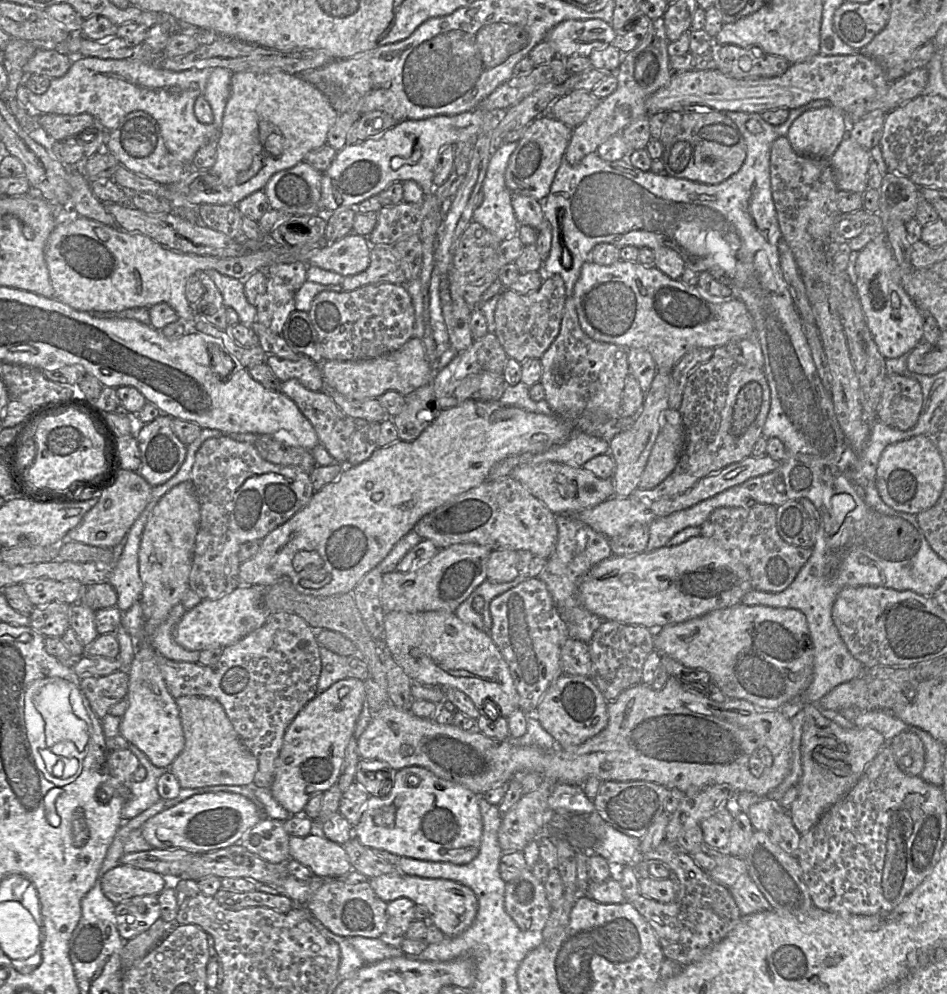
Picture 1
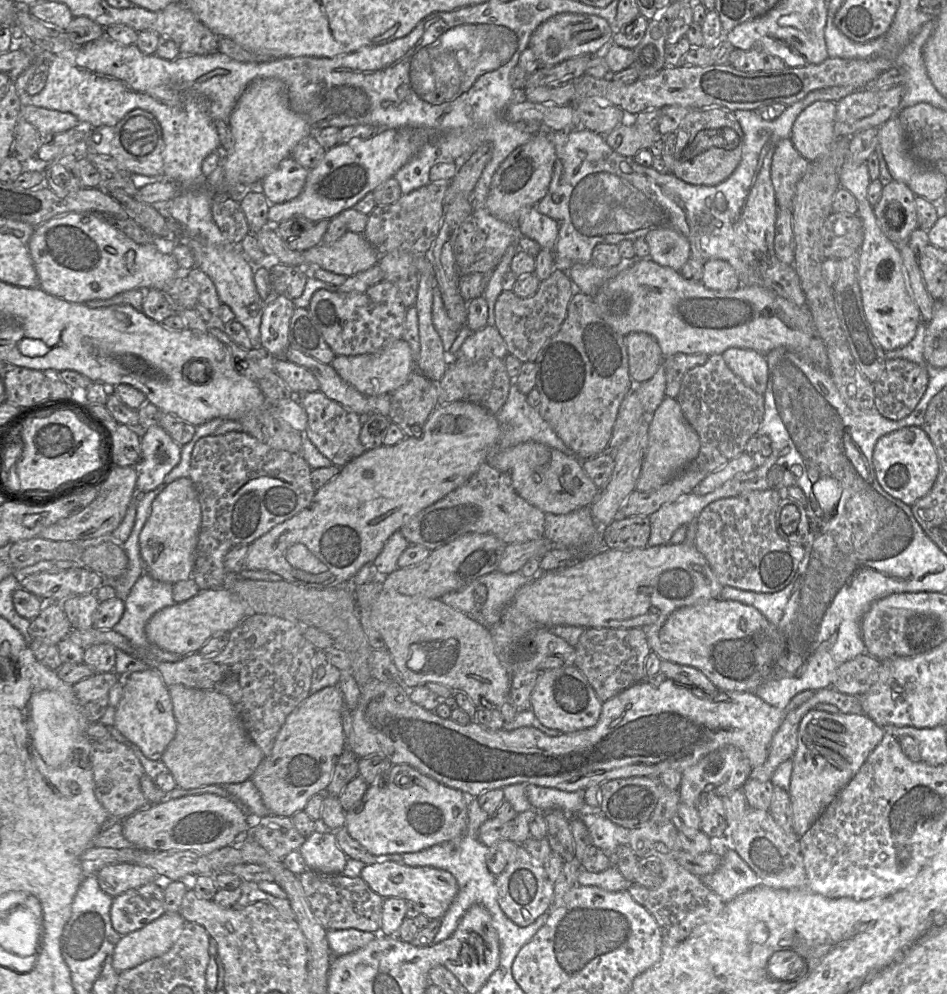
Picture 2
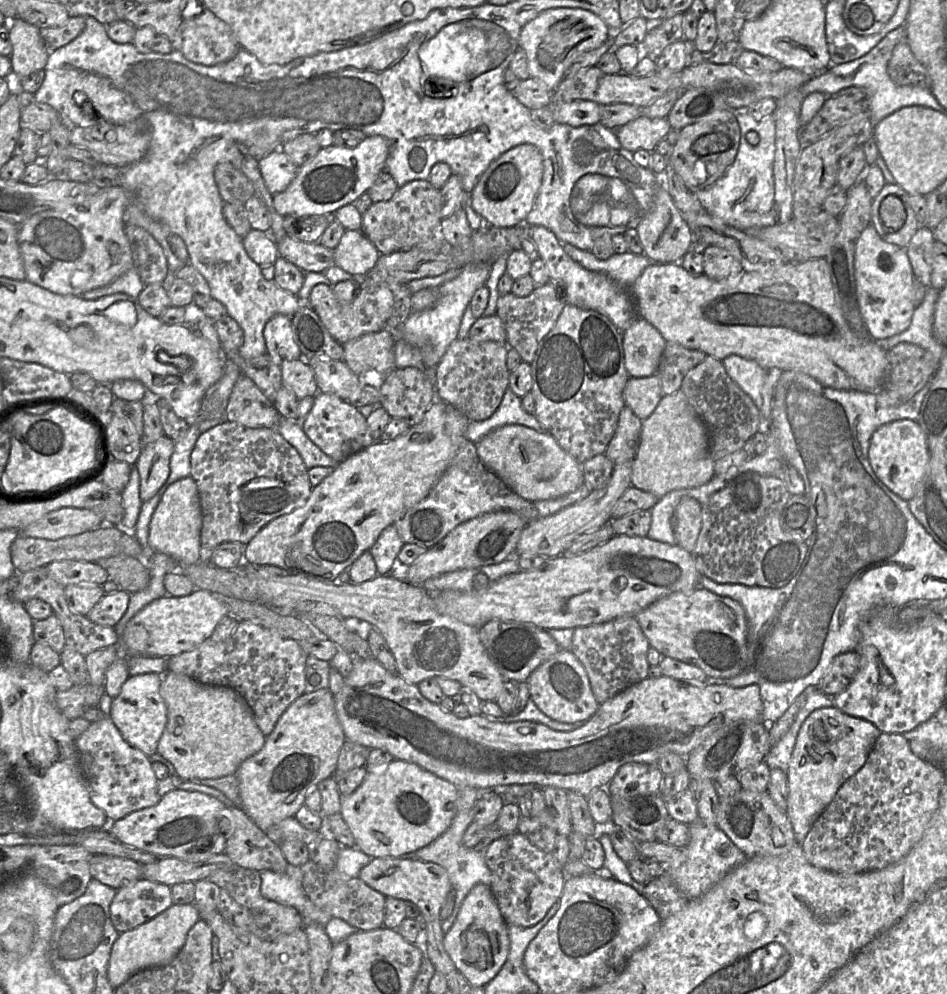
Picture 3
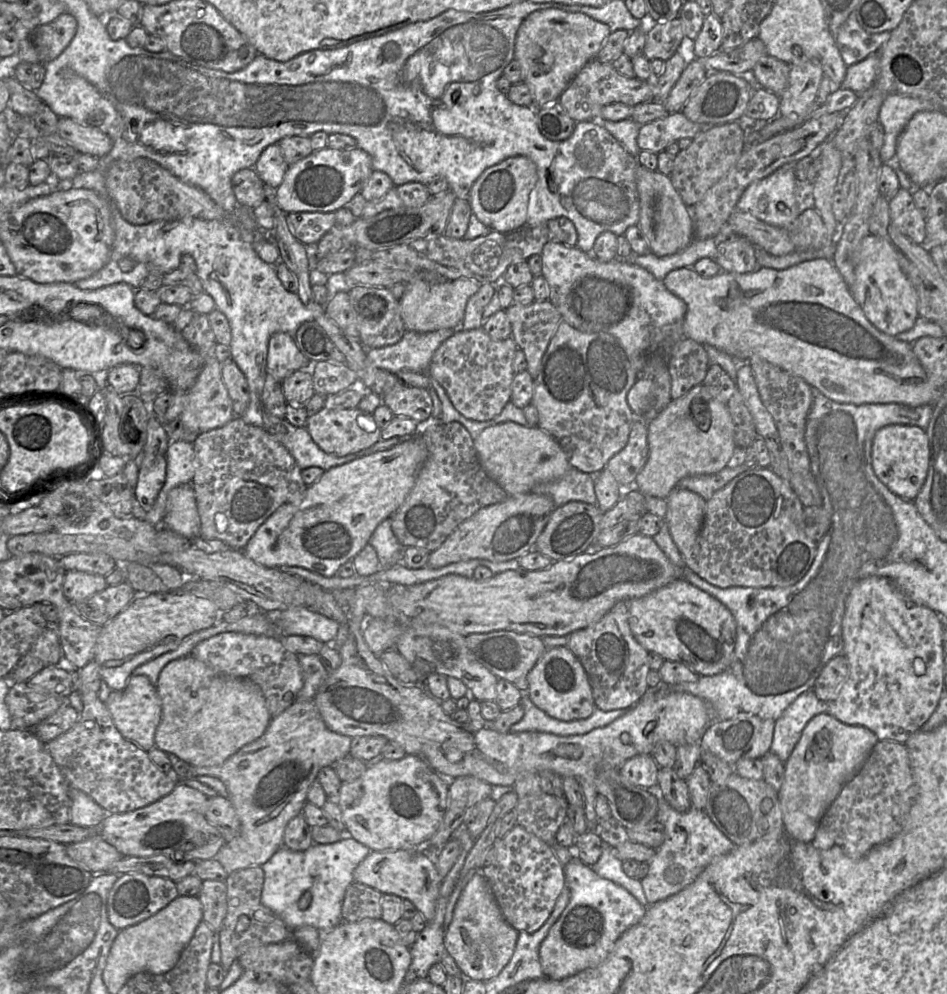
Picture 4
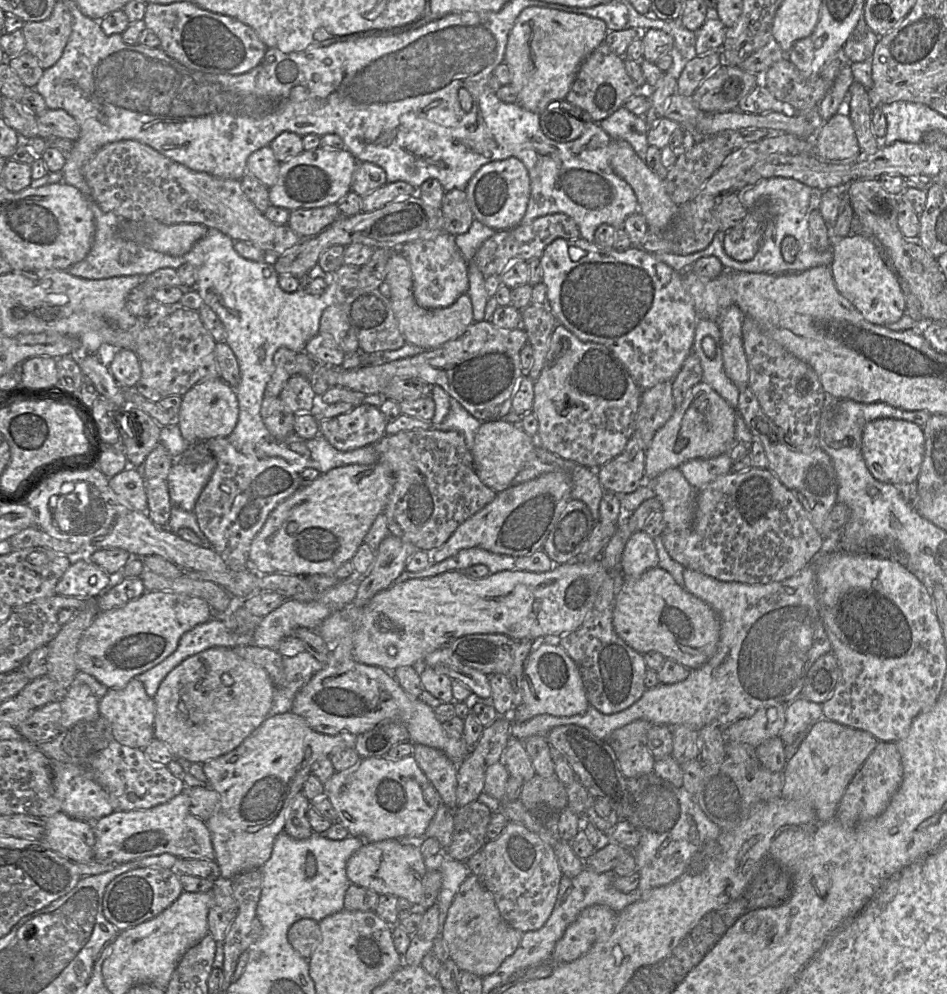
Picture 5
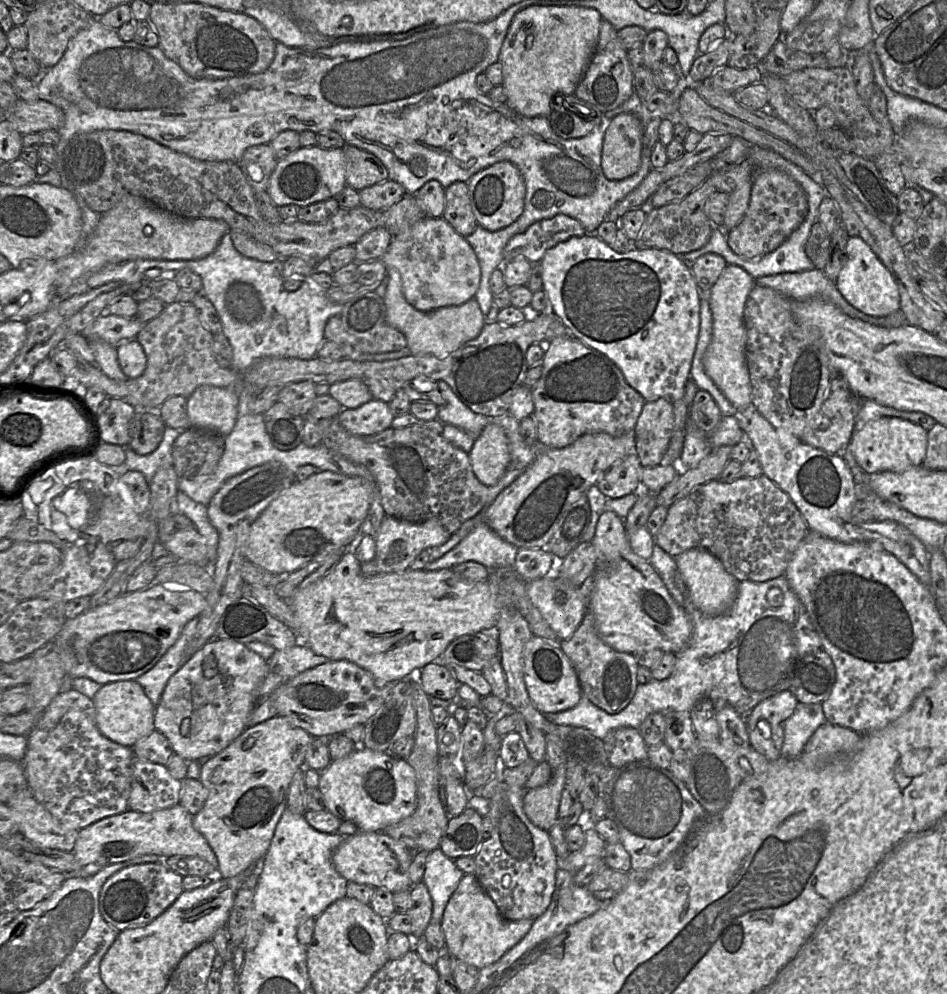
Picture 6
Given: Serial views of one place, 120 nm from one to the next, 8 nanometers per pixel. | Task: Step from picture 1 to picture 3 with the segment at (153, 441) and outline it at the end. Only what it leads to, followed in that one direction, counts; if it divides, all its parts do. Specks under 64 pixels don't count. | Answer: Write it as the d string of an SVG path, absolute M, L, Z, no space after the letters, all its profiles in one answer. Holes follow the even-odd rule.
M162 435L155 442L144 444L135 463L140 476L140 499L142 502L154 497L170 474L170 457L175 441Z

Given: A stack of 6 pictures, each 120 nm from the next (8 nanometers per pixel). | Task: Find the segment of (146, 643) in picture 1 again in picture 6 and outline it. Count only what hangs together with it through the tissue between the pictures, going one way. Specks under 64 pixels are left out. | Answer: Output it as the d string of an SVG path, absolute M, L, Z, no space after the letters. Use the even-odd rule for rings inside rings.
M135 680L117 681L104 684L92 699L96 711L96 725L108 739L132 748L137 741L148 736L155 729L152 704L143 688Z

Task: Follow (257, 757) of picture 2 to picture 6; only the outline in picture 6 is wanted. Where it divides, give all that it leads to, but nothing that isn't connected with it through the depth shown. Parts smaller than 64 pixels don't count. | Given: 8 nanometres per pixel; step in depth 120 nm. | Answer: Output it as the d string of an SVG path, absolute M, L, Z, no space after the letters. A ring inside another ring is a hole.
M213 638L195 652L168 680L156 706L155 730L168 739L174 754L186 762L220 753L247 728L248 719L255 705L257 689L267 673L267 662L245 644Z

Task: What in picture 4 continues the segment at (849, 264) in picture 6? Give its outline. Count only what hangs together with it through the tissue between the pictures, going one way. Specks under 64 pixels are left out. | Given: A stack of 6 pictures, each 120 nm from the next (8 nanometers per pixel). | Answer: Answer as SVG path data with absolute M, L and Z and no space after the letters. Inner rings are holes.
M869 234L862 239L855 280L849 290L866 318L887 335L896 336L911 329L919 317L916 291L902 272L894 249L880 236Z

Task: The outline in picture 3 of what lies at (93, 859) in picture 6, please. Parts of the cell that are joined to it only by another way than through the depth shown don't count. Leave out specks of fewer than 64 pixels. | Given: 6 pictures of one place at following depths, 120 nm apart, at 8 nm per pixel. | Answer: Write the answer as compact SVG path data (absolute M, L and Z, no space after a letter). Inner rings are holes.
M174 788L151 807L134 811L116 821L108 821L106 830L123 844L157 857L173 857L197 862L224 853L227 836L220 832L220 811L226 805L217 798L198 791Z

